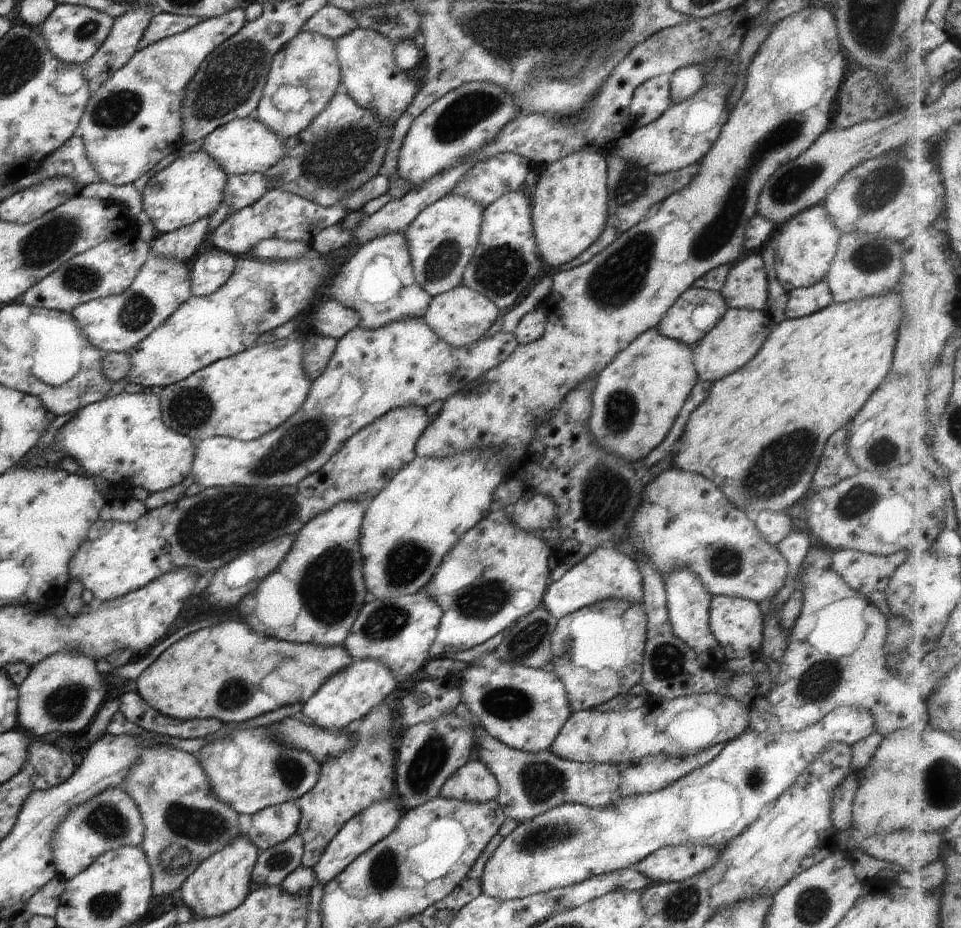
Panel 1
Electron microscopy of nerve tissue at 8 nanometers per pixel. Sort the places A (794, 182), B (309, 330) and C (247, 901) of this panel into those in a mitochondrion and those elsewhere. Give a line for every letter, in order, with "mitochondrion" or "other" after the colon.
A: mitochondrion
B: other
C: other

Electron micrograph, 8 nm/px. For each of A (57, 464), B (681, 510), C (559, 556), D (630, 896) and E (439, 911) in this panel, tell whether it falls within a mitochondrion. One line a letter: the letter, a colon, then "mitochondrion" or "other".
A: other
B: other
C: other
D: other
E: other

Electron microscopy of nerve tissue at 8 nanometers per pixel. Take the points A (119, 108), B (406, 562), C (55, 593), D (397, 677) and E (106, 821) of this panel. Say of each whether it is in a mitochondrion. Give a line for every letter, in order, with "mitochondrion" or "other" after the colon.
A: mitochondrion
B: mitochondrion
C: other
D: other
E: mitochondrion

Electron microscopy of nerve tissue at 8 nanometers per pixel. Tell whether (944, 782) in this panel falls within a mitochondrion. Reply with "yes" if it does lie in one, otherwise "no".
yes

